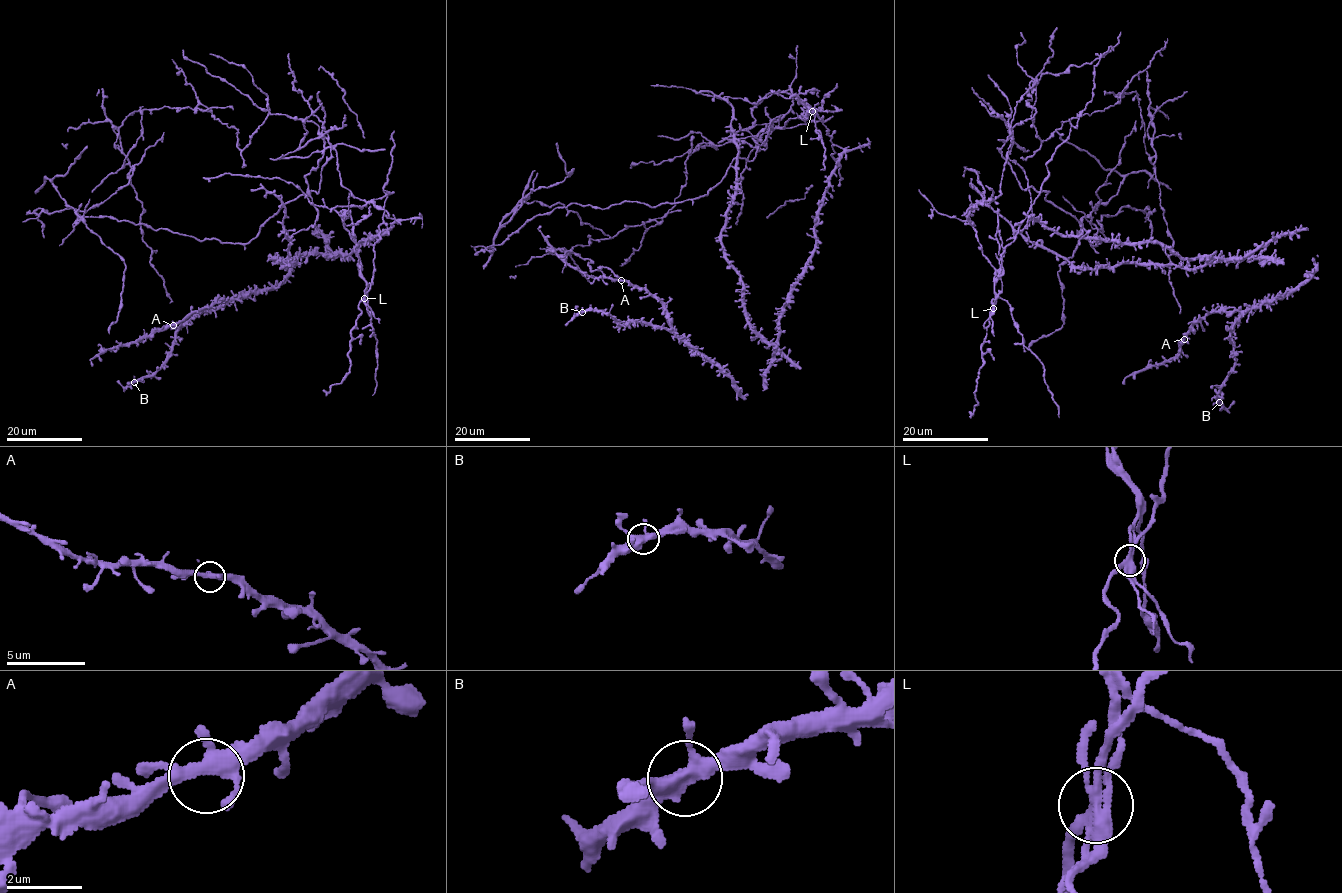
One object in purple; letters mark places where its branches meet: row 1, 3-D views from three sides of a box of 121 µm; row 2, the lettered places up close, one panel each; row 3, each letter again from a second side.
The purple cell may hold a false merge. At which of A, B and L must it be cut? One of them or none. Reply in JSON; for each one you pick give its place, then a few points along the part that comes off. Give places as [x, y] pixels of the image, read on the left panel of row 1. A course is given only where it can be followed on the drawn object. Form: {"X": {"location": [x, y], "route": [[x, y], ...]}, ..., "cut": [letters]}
{"L": {"location": [364, 298], "route": [[364, 298], [334, 209], [368, 202], [317, 125], [268, 105], [241, 150], [164, 106], [124, 164], [170, 303]]}, "cut": ["L"]}

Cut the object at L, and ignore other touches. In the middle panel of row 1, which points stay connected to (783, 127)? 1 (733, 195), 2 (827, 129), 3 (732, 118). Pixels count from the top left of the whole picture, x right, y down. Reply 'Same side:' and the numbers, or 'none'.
Same side: none

